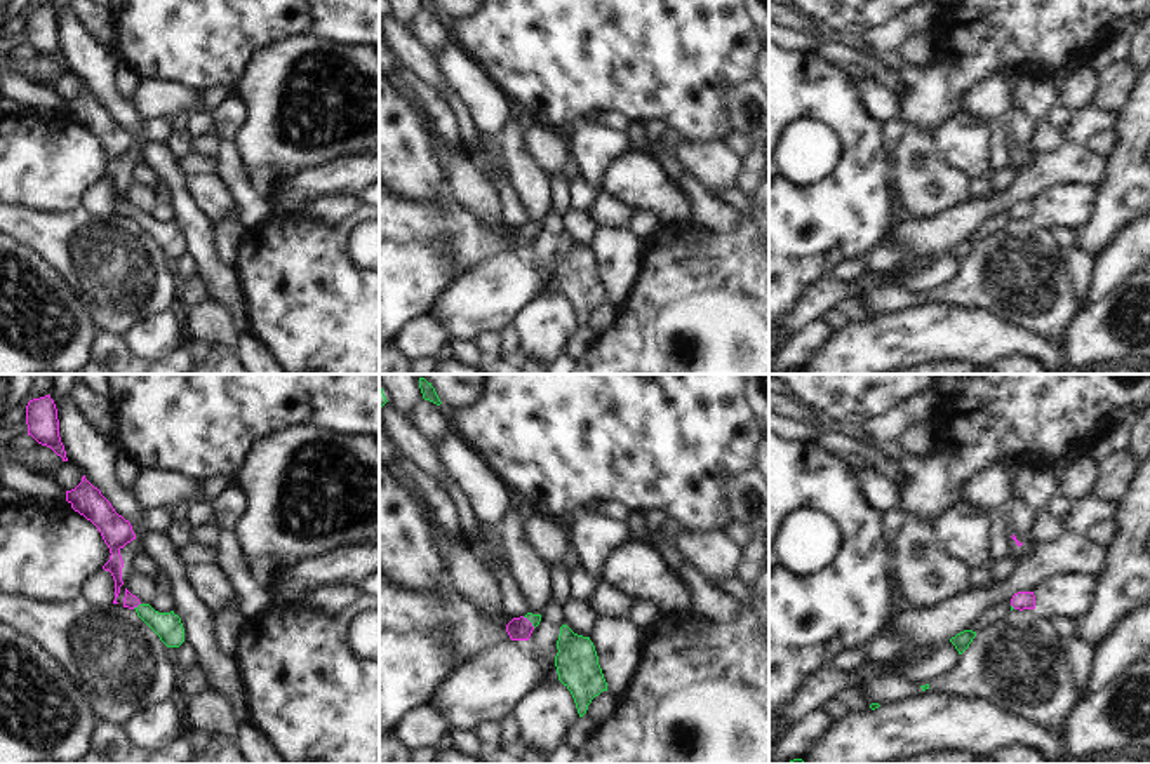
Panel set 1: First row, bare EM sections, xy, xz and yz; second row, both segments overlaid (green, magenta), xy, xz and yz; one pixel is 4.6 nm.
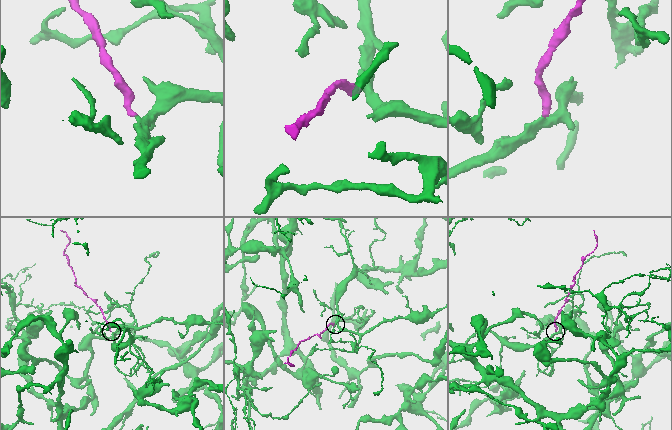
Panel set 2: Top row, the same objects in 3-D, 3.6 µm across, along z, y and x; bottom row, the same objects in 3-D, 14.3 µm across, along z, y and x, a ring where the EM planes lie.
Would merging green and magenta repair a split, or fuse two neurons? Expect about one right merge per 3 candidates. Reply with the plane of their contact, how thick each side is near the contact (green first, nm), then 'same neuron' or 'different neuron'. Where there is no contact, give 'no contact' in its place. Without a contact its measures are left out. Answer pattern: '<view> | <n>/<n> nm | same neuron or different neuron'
xy | 130/70 nm | same neuron

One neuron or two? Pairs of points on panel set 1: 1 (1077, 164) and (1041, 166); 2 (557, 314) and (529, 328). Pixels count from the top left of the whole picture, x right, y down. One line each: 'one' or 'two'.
1: one
2: one

